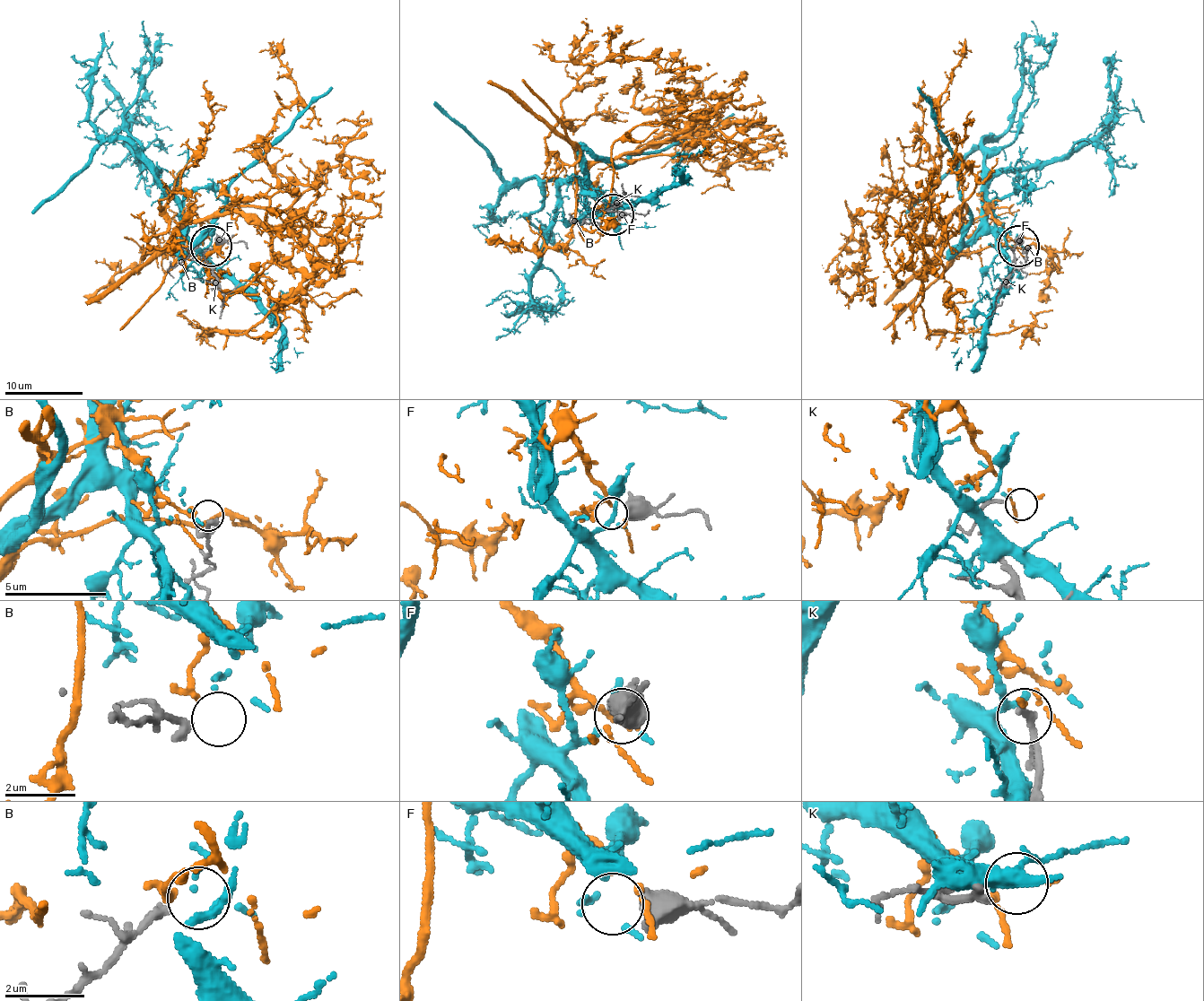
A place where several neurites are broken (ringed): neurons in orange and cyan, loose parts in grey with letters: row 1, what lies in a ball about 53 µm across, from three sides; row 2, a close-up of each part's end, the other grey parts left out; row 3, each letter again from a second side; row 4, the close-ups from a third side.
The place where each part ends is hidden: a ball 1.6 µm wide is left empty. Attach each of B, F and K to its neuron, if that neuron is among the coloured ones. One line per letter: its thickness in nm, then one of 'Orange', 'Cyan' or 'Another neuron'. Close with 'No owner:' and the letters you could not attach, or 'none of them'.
B: Thickness 260 nm. Another neuron
F: Thickness 600 nm. Cyan
K: Thickness 160 nm. Another neuron
No owner: B, K

